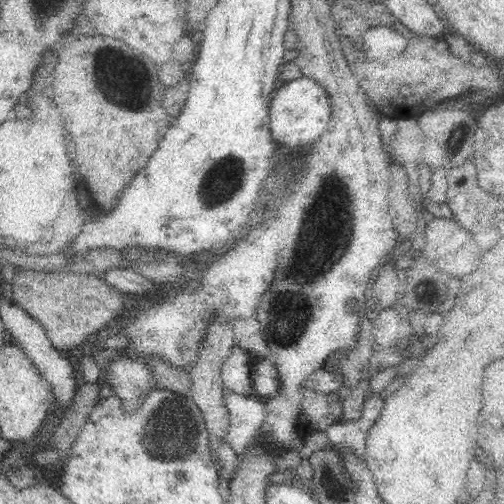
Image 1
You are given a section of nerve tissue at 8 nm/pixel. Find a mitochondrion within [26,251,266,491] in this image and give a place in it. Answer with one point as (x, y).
(167, 445)

